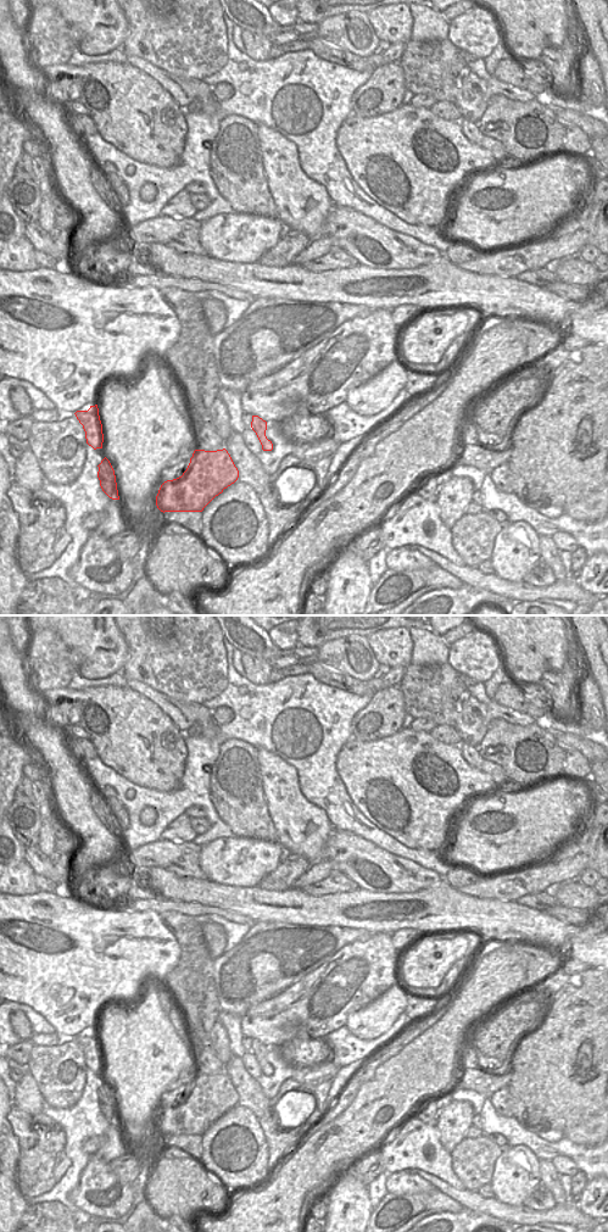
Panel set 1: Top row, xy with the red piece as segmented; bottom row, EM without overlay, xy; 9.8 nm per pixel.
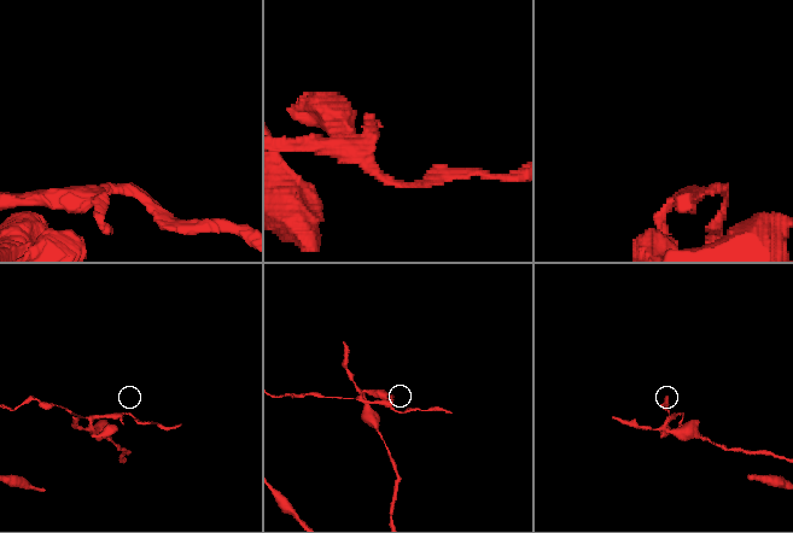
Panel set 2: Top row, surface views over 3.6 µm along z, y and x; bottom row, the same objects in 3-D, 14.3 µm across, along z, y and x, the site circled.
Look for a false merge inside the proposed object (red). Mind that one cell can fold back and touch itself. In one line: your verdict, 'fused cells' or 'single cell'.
fused cells

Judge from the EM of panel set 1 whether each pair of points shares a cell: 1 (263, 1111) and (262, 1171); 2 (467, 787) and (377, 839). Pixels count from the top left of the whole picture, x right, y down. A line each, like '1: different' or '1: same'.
1: different
2: different

